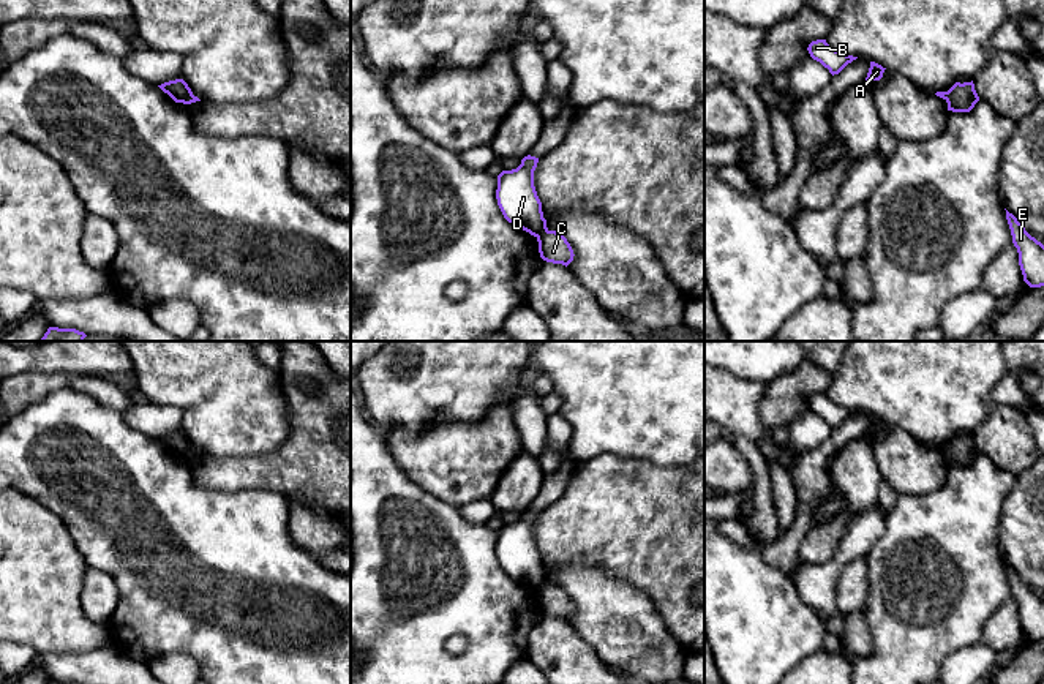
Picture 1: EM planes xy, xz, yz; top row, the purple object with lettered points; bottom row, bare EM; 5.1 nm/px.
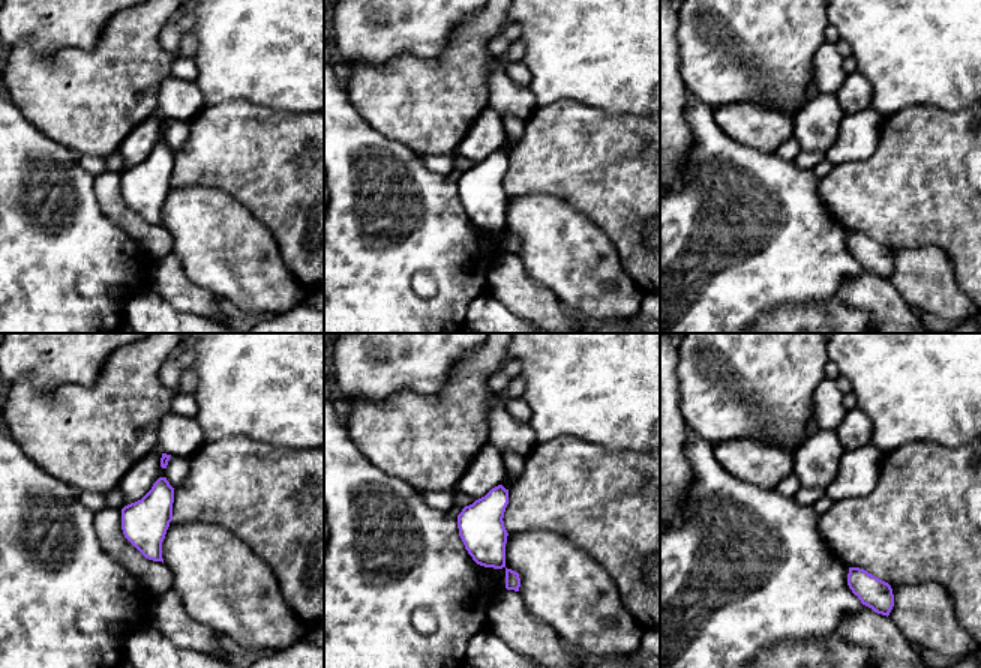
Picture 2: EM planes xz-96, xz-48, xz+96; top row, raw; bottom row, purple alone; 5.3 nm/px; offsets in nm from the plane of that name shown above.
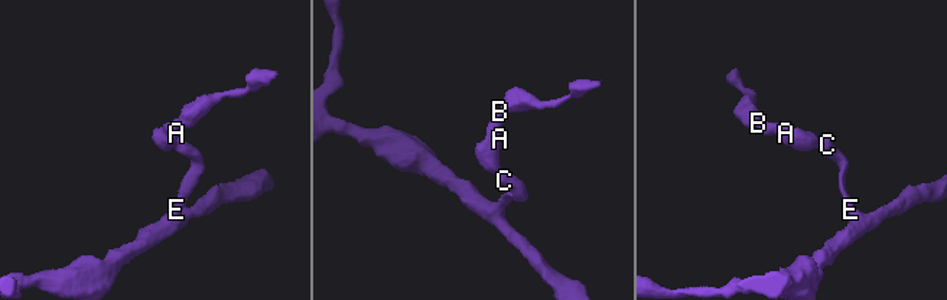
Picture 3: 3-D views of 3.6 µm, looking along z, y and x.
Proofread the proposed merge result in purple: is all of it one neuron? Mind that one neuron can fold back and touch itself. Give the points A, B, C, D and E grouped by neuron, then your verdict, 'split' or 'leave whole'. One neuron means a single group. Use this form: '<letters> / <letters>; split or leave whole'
A B D / C E; split

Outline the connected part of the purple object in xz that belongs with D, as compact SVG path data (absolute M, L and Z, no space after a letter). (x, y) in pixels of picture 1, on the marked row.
M524 156L521 164L498 175L496 199L504 218L513 226L539 237L546 231L542 202L534 186L534 171L539 158Z

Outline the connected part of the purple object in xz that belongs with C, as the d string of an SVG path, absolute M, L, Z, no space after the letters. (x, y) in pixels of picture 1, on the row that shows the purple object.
M546 229L537 237L537 242L543 261L565 267L573 261L573 250L562 234Z

